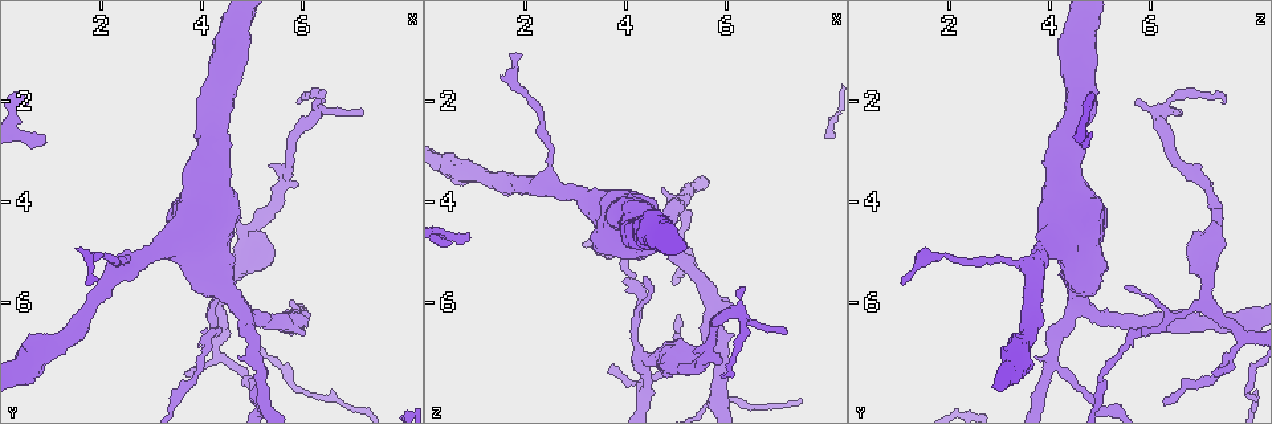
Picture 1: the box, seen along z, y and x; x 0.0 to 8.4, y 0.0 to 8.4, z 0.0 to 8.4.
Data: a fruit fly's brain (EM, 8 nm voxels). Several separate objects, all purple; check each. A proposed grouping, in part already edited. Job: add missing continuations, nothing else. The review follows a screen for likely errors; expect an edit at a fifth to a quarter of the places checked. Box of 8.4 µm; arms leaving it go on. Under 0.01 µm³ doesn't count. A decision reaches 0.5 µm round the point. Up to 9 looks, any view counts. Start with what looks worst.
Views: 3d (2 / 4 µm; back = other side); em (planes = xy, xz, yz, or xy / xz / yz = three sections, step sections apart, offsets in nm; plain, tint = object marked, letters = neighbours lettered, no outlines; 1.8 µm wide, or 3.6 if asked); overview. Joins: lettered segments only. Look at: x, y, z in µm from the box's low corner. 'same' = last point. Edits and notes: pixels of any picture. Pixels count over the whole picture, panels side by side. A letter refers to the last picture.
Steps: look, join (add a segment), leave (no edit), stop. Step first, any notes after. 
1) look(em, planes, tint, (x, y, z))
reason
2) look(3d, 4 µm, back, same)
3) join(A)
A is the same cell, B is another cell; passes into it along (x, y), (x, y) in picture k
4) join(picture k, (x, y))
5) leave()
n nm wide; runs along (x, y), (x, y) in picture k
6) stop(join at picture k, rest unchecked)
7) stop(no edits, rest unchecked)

look(em, xy, step 4, tint, (1.00, 2.85, 4.75))

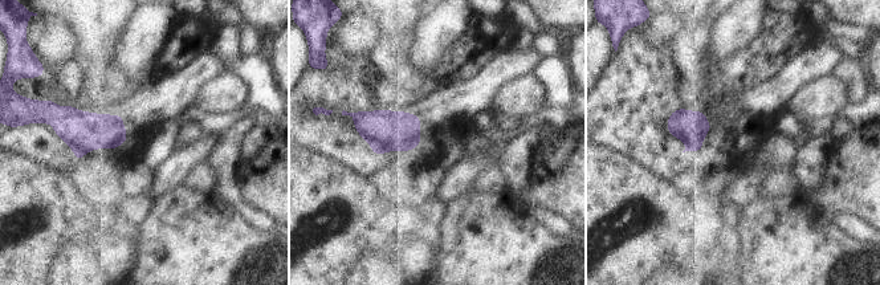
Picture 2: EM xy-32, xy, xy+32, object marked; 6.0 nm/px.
look(em, planes, letters, same)

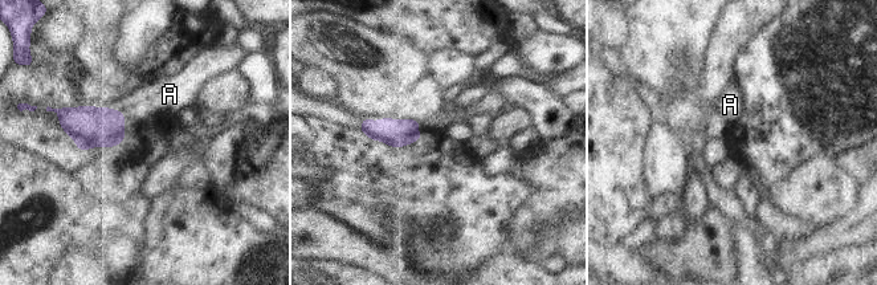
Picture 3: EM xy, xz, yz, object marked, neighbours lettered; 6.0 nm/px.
join(A)
A is the same cell; it goes on there

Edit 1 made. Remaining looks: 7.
look(overview)

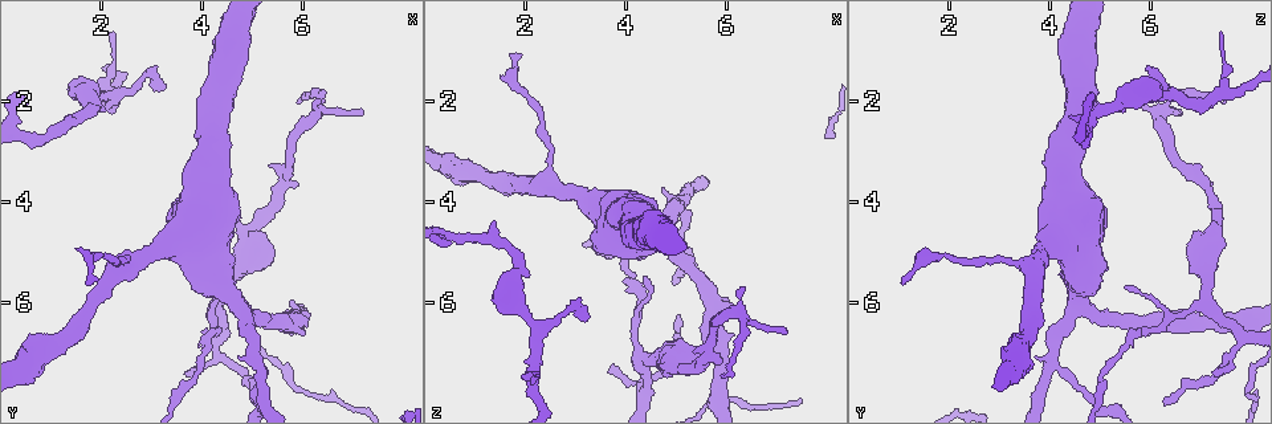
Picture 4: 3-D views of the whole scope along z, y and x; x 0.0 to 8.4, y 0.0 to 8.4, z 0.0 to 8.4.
look(3d, 2 µm, (1.70, 5.60, 1.05))

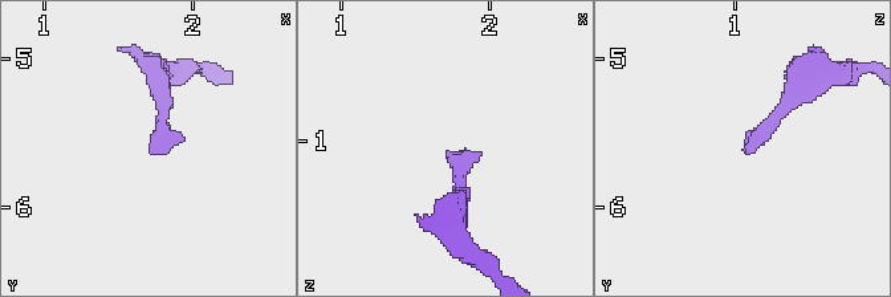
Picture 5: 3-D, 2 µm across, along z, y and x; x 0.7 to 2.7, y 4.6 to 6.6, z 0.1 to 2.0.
look(em, yz, step 4, letters, (1.70, 5.62, 1.08))
shape alone is not enough

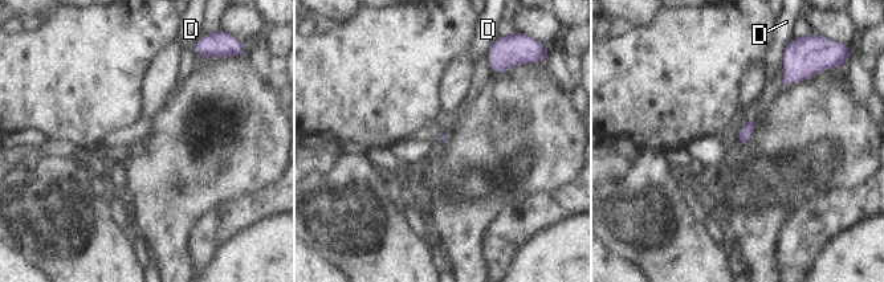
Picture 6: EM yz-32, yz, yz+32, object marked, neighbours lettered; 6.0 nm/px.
look(em, planes, letters, same)
another direction

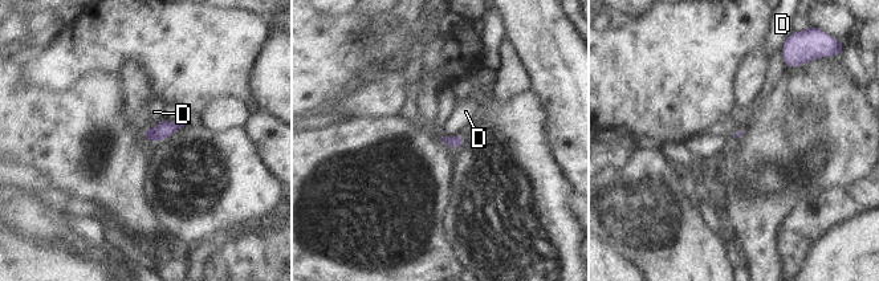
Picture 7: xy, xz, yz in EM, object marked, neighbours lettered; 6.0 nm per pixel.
leave()
D is another cell; border along (462, 131), (452, 137), (442, 137) in picture 7; no lettered segment goes on from it

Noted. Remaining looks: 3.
look(em, planes, plain, (5.10, 7.20, 4.10))
three-way junction

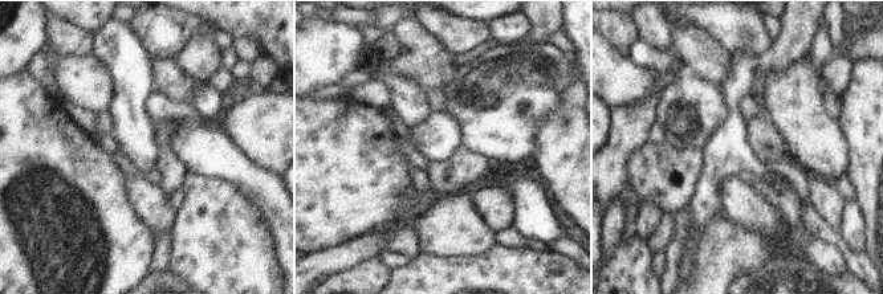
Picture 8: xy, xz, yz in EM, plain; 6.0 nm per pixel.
look(em, planes, letters, same)
see the neighbours

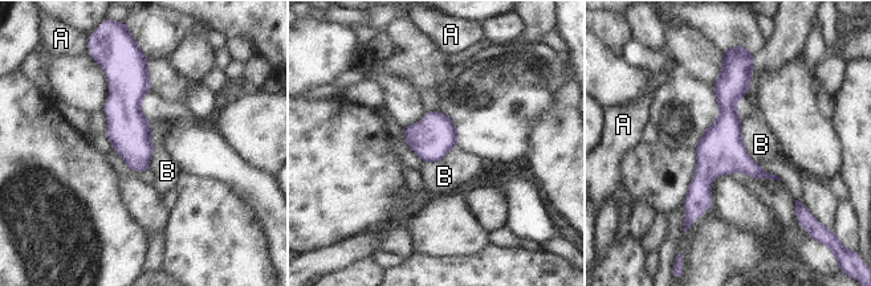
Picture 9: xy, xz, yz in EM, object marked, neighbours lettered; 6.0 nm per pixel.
leave()
A and B are other cells; border along (740, 121), (745, 151), (758, 163) in picture 9; none of them fits

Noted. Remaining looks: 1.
stop(join at picture 3, rest unchecked)

